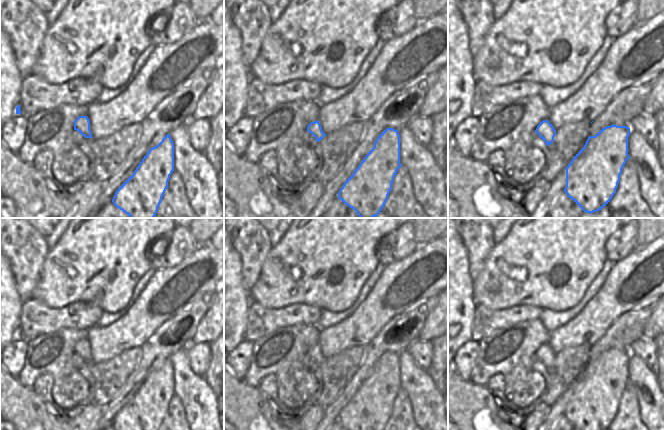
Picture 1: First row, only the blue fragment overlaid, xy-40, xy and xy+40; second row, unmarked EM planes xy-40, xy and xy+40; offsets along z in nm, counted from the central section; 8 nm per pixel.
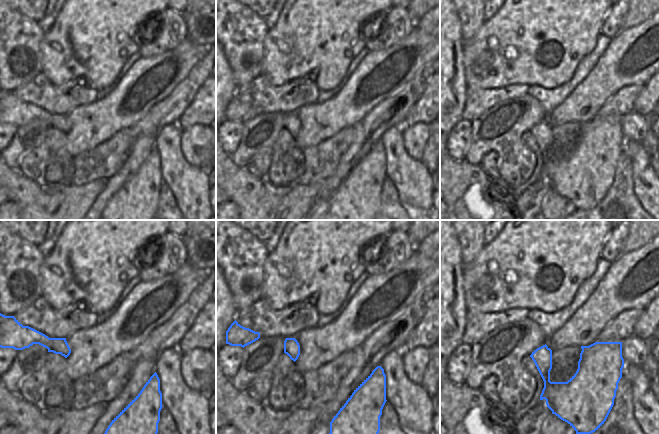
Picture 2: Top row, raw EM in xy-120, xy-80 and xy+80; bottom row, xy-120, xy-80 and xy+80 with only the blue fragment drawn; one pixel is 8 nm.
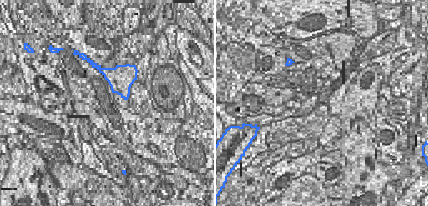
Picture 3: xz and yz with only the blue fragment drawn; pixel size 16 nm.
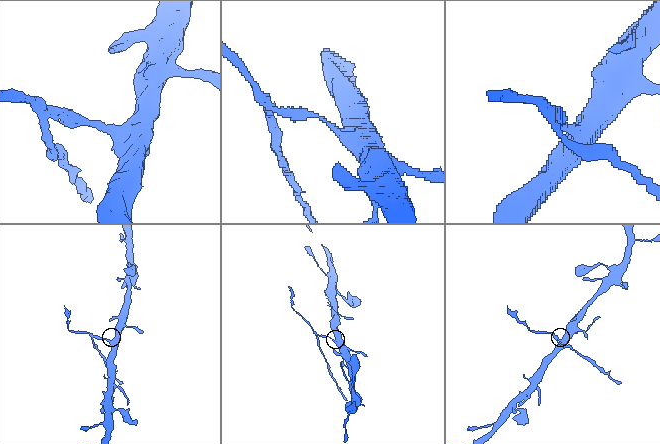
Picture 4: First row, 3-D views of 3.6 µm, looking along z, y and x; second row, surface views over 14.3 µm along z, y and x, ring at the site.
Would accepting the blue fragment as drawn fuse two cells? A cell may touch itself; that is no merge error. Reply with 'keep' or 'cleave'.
cleave

